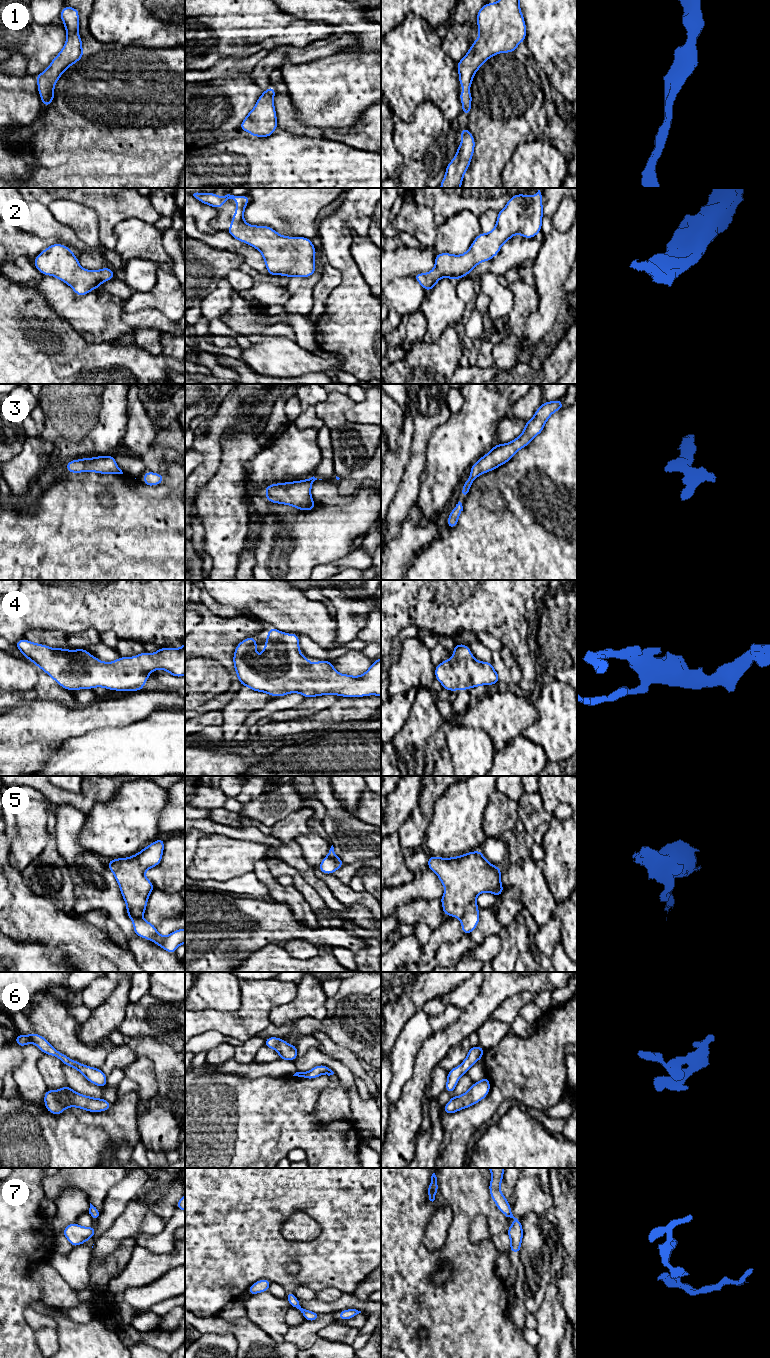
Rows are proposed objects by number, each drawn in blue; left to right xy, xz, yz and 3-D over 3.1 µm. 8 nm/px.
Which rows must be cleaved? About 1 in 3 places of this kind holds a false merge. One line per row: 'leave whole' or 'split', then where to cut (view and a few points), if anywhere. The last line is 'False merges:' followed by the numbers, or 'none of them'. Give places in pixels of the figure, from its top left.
1: leave whole; no cut
2: leave whole; no cut
3: leave whole; no cut
4: leave whole; no cut
5: split; cut in yz along (475, 899), (465, 907), (464, 914), (460, 918)
6: leave whole; no cut
7: leave whole; no cut
False merges: 5

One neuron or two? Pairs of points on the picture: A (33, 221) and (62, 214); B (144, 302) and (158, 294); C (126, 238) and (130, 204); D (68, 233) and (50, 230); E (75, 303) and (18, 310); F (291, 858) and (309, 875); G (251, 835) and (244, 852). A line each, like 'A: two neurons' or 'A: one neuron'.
A: two neurons
B: one neuron
C: two neurons
D: one neuron
E: two neurons
F: one neuron
G: two neurons

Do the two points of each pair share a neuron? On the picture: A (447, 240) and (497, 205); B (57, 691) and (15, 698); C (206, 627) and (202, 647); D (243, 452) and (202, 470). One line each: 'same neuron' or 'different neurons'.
A: different neurons
B: same neuron
C: same neuron
D: different neurons

